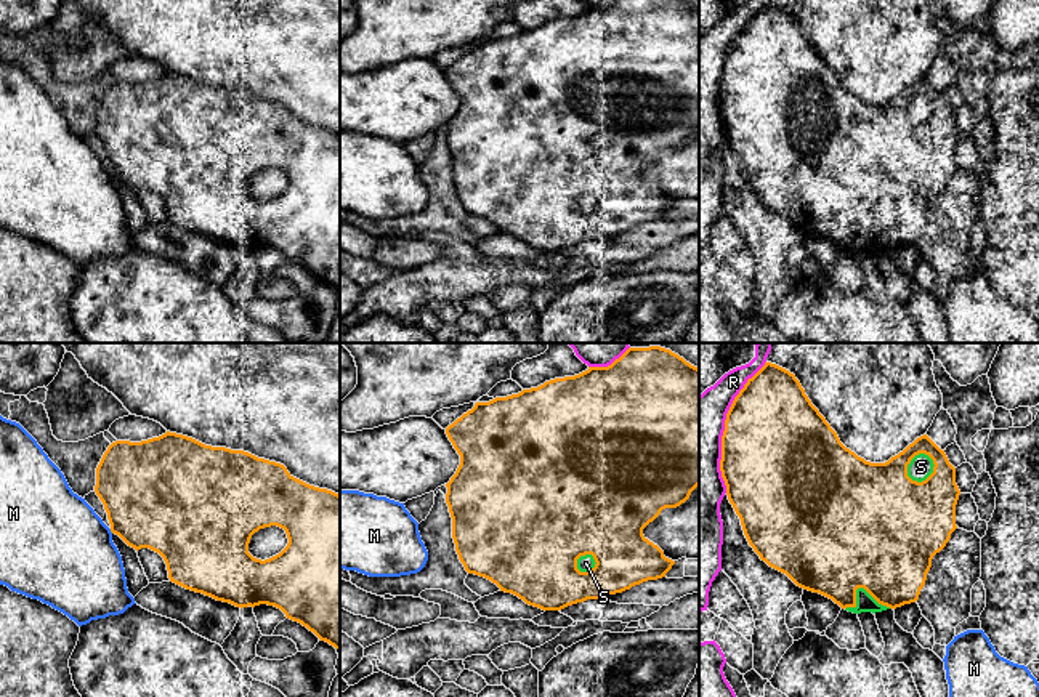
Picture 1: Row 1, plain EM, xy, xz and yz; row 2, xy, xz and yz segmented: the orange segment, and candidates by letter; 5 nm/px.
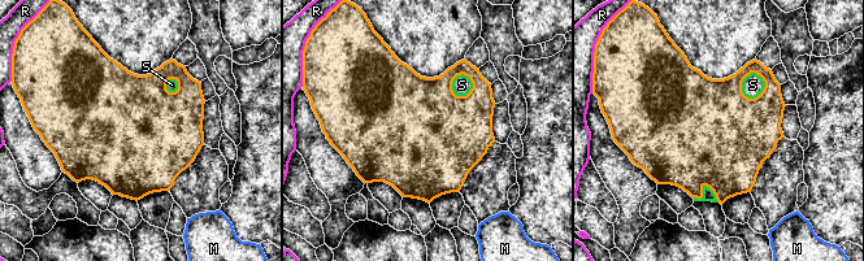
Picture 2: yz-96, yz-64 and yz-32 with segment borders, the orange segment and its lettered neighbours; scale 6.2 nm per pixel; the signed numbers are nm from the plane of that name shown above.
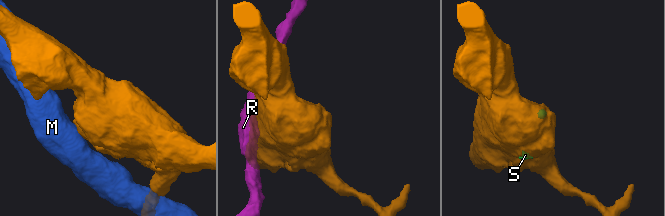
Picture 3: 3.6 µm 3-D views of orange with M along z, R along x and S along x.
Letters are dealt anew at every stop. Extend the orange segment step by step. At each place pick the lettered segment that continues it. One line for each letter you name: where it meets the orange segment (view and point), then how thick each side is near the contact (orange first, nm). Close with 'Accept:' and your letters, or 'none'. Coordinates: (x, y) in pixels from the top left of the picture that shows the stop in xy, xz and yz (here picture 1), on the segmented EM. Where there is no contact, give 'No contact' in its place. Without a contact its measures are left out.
S: Touches orange at yz (933, 470). Thickness 360 nm (orange) against 120 nm
Accept: S

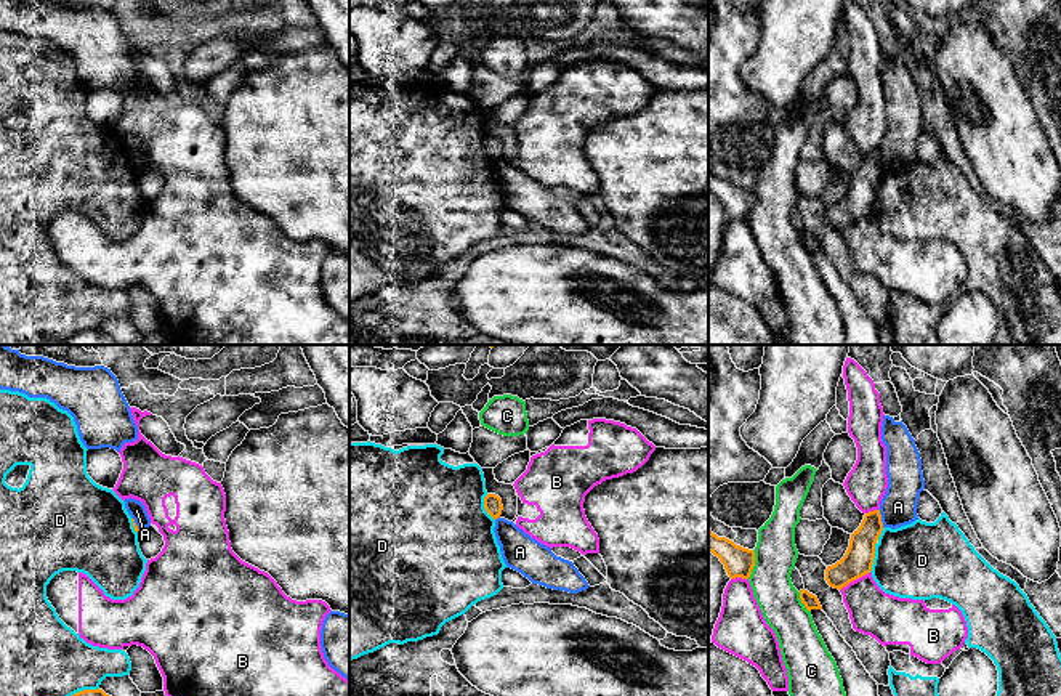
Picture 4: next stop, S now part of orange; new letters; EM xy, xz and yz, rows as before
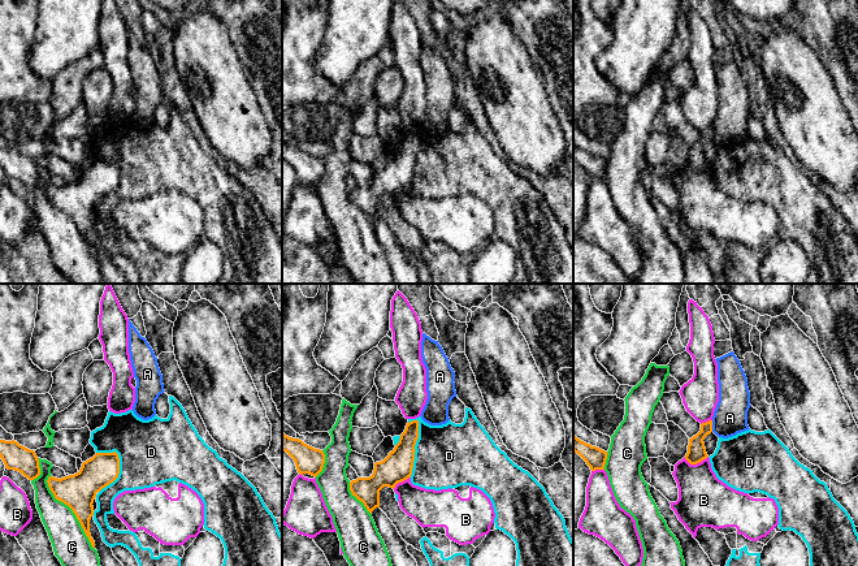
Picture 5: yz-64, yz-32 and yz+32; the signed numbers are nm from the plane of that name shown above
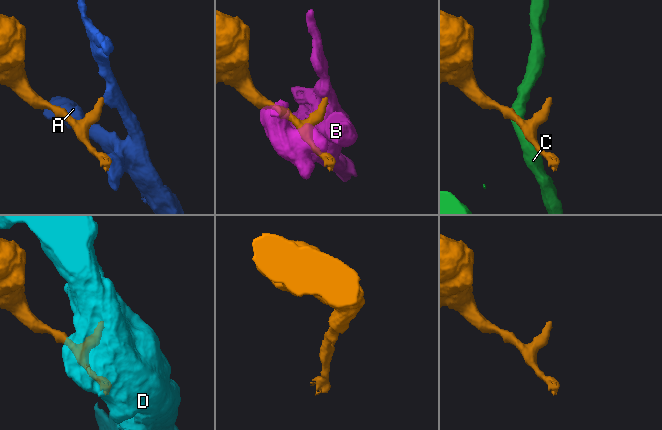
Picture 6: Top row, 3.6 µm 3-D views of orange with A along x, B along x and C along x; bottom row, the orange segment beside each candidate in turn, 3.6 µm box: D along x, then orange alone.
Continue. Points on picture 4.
Accept: none

